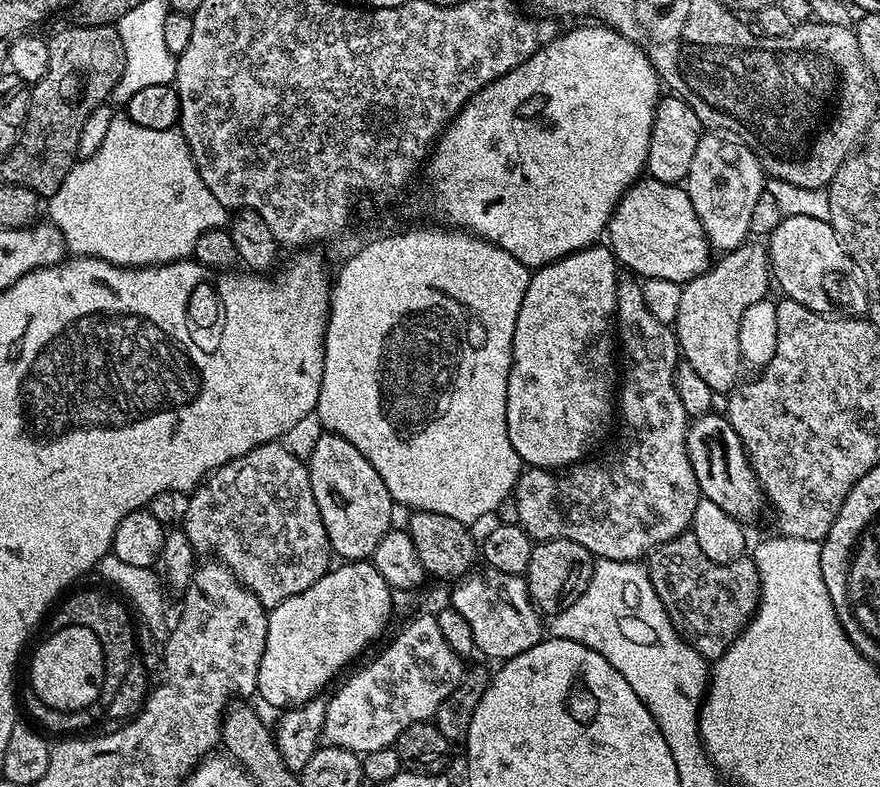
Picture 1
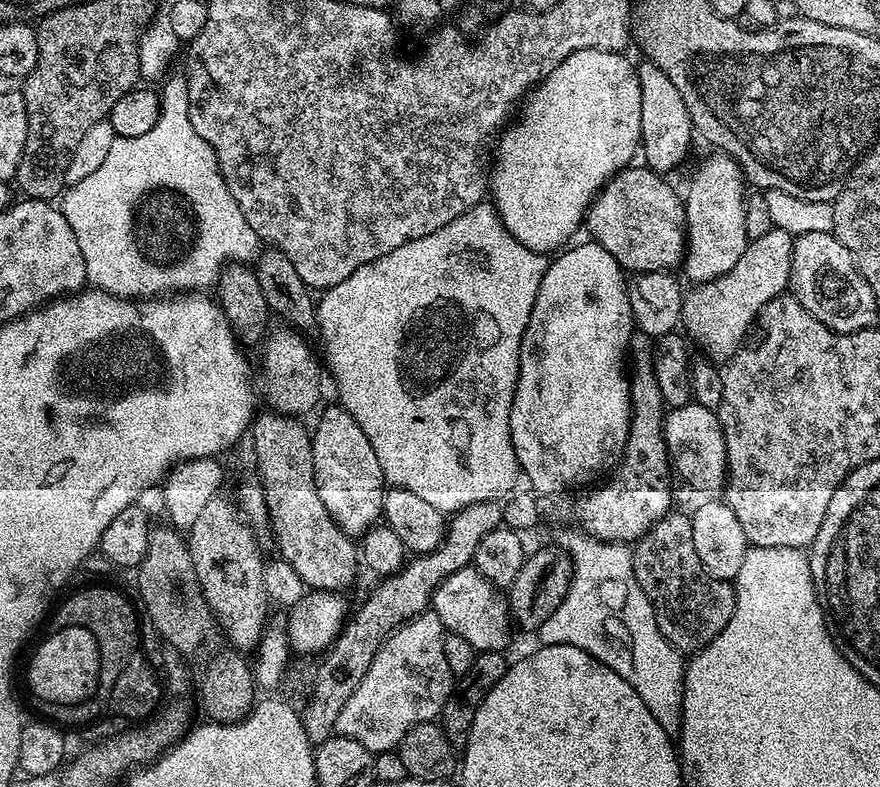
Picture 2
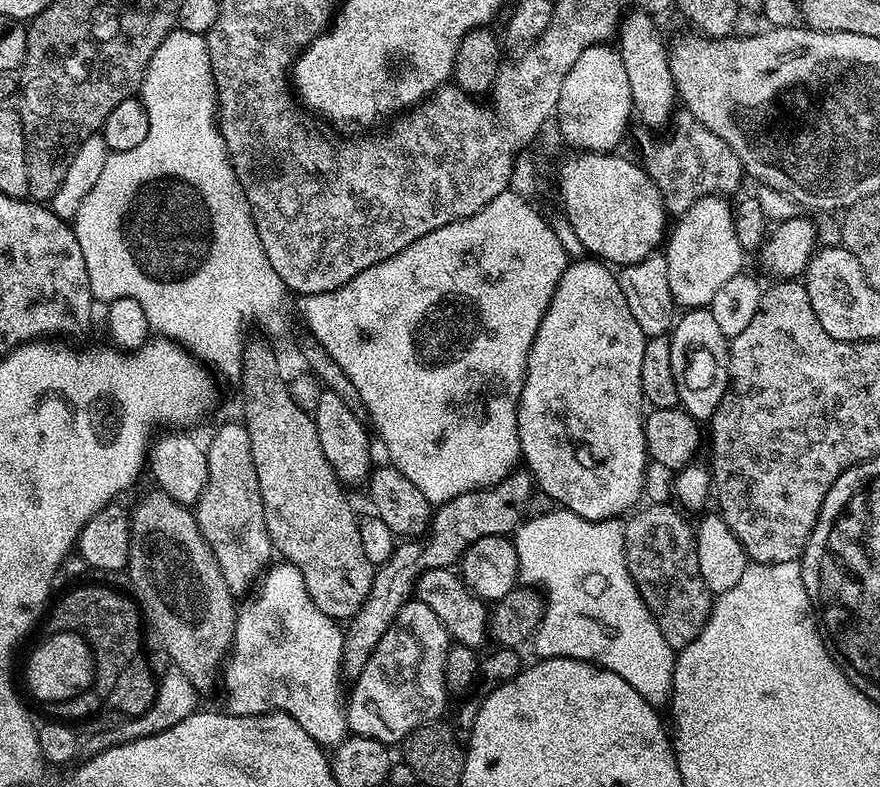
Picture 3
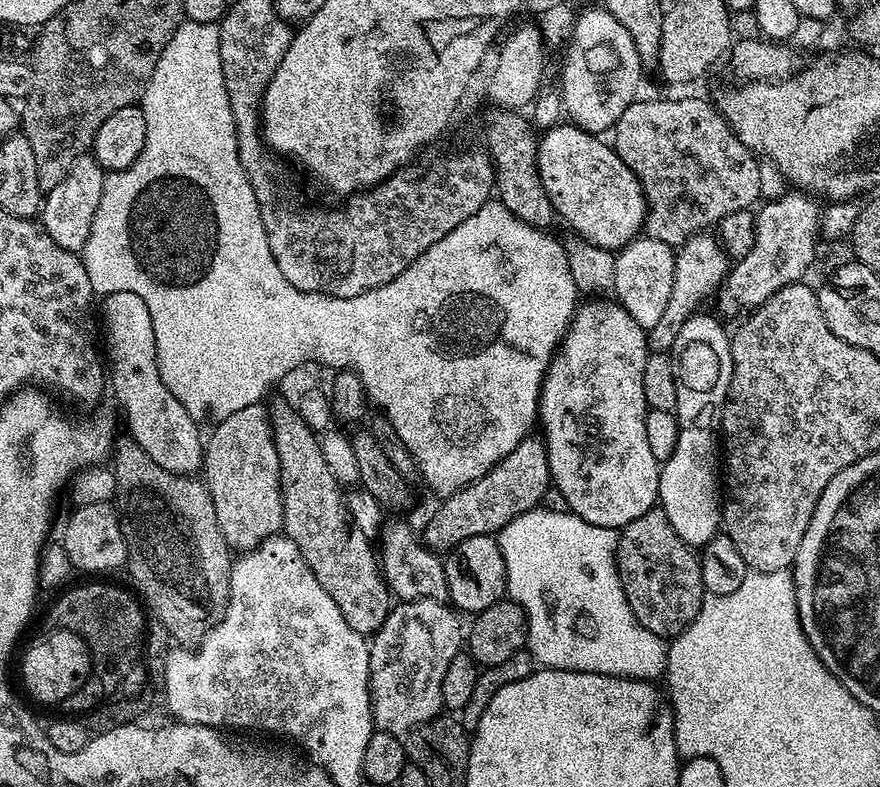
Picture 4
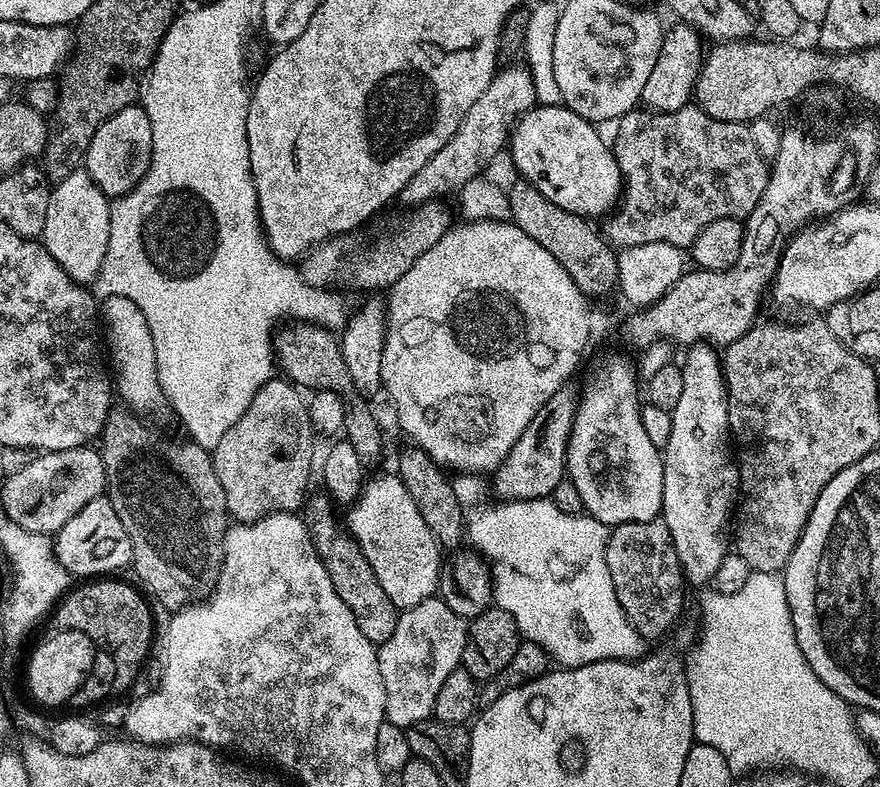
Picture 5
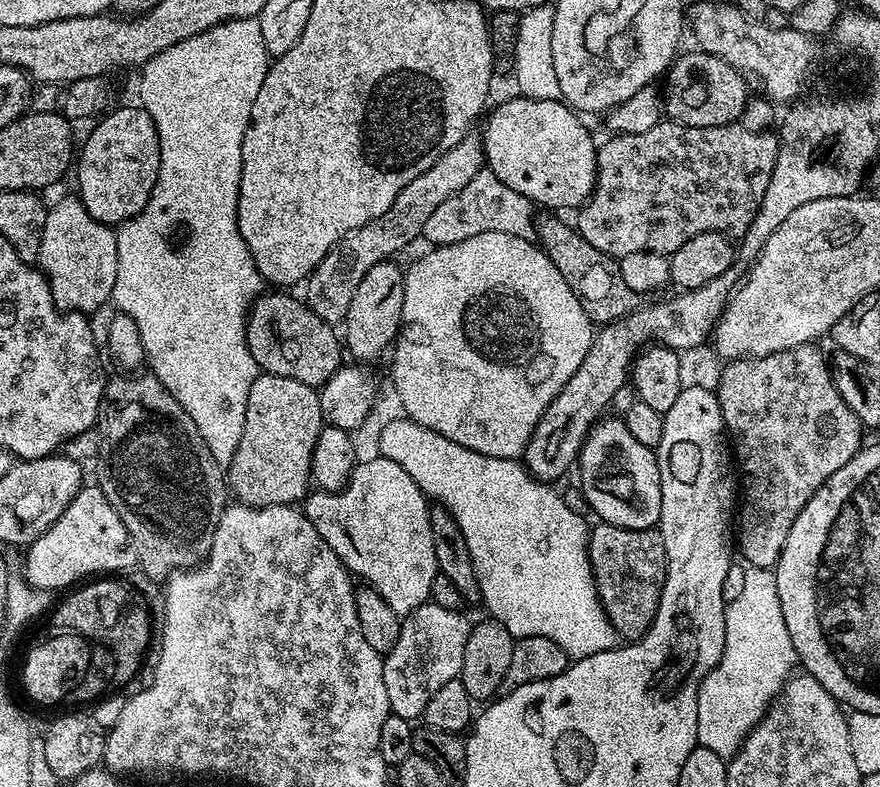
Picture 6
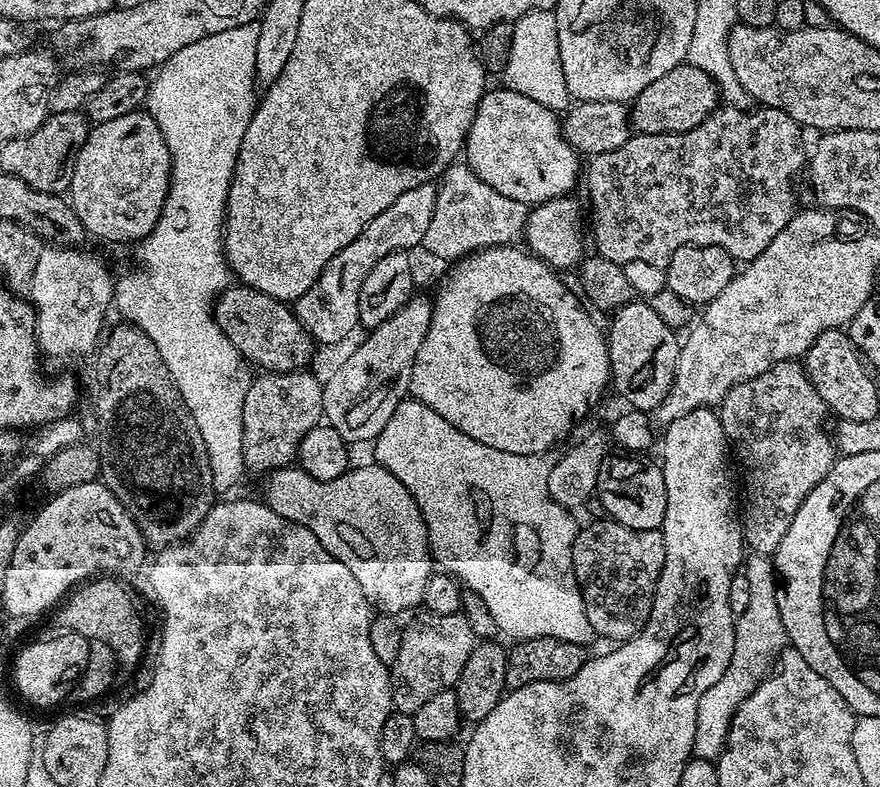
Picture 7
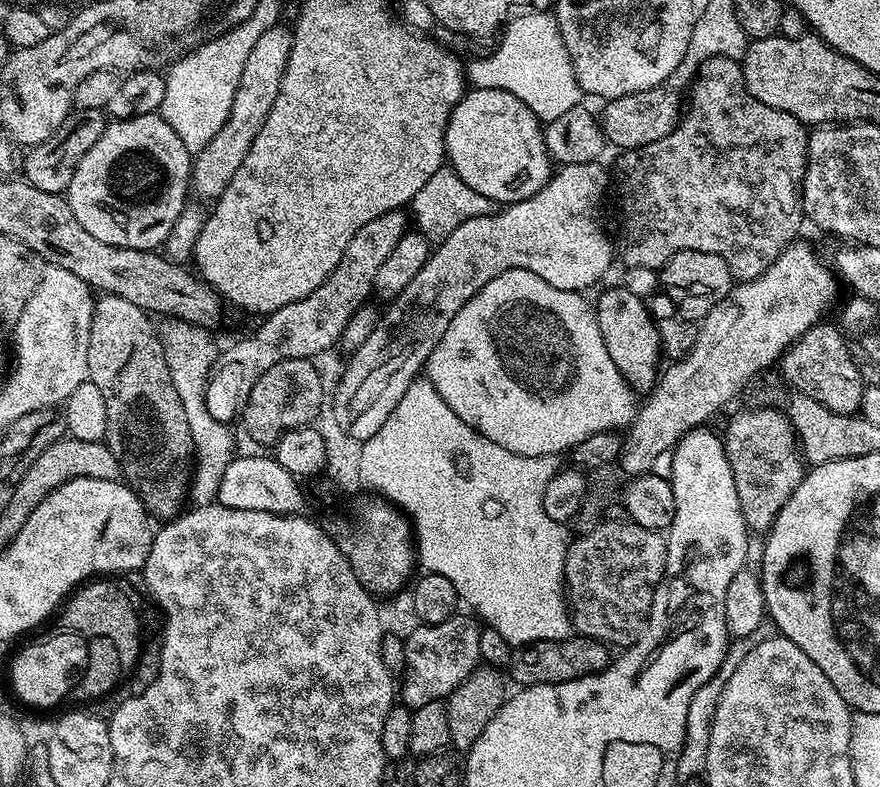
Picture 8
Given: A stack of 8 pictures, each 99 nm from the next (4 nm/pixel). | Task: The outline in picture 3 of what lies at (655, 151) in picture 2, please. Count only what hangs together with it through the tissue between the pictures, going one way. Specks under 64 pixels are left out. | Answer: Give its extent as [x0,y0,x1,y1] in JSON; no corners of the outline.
[618,10,678,129]

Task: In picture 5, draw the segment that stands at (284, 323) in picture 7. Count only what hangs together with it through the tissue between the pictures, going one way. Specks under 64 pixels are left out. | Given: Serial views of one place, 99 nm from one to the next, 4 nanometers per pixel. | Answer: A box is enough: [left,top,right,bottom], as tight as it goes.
[274,323,384,466]

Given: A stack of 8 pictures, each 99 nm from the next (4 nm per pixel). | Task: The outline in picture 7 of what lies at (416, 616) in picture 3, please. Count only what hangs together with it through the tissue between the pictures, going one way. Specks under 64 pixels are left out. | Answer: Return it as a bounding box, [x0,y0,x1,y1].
[390,611,478,712]

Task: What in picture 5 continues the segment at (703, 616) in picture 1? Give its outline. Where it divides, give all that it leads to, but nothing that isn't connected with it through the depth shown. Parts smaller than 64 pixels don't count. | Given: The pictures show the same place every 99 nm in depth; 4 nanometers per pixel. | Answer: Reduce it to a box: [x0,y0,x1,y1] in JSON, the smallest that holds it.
[606,518,682,642]

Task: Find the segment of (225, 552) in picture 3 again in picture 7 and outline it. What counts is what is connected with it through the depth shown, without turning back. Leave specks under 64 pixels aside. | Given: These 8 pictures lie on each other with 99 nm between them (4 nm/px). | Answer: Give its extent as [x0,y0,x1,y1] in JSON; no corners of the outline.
[242,371,324,474]

